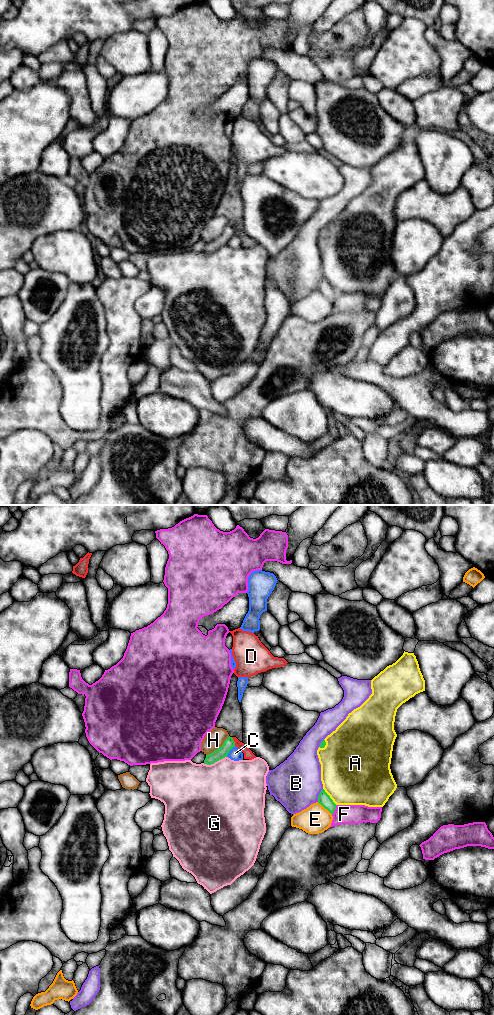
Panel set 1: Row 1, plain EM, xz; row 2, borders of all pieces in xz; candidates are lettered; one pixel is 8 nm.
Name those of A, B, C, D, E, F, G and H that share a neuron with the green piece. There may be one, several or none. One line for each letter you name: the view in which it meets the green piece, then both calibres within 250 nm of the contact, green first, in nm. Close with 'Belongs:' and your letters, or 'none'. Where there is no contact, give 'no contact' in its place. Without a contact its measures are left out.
Belongs: none

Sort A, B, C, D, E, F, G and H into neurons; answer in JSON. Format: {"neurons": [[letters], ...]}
{"neurons": [["A"], ["B"], ["C"], ["D"], ["E"], ["F"], ["G"], ["H"]]}

